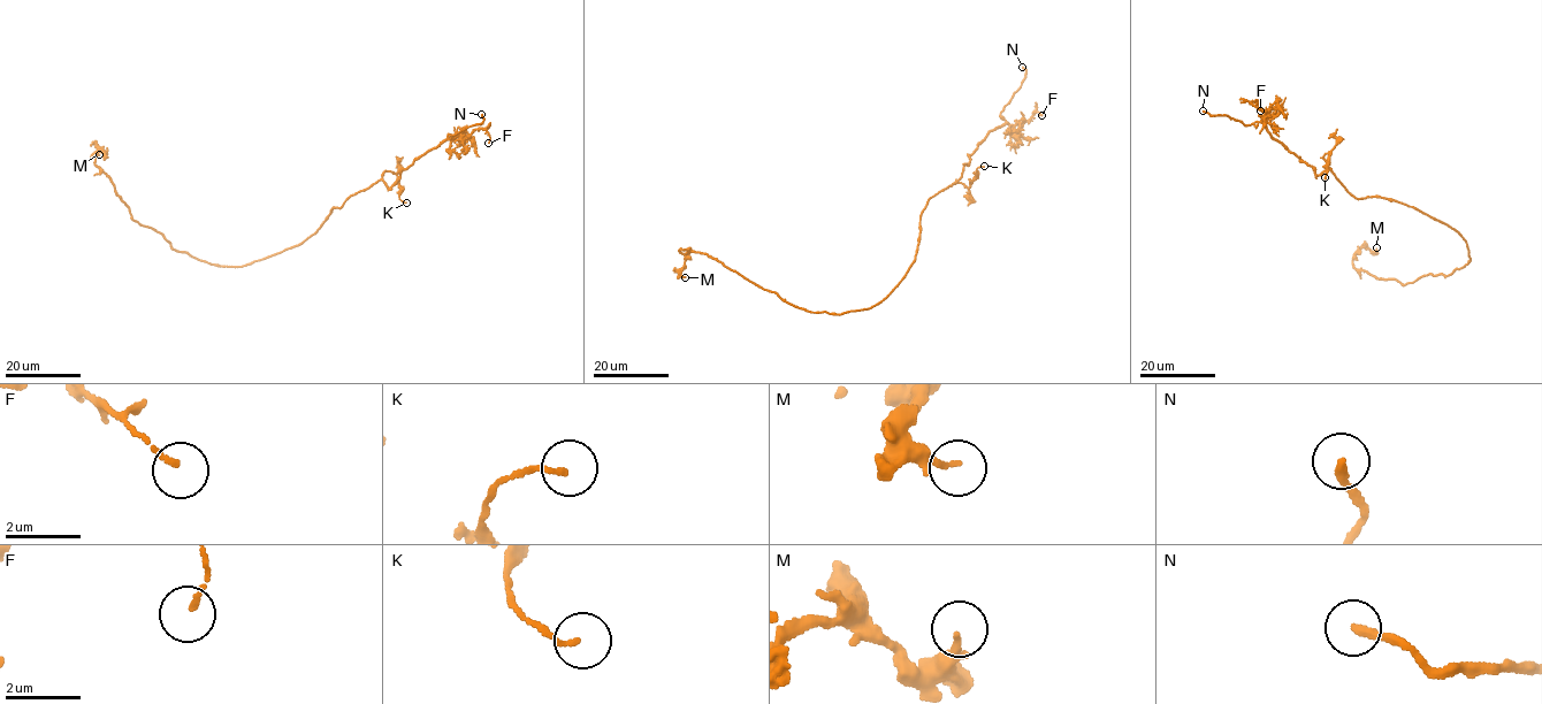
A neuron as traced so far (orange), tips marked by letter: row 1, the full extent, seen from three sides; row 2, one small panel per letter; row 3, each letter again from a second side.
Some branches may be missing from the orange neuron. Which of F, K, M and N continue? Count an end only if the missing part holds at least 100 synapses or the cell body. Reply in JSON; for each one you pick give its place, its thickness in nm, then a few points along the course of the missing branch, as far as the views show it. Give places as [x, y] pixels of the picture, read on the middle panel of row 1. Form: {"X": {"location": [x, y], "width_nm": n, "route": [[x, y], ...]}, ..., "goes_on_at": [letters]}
{"N": {"location": [1022, 67], "width_nm": 240}, "goes_on_at": ["N"]}

